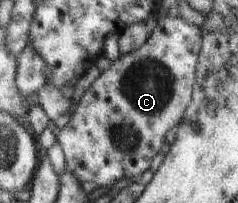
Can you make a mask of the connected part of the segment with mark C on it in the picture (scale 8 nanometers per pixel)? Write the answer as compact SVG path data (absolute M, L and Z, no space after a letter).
M167 16L161 23L155 26L153 33L150 34L149 38L138 48L138 51L128 53L127 55L120 54L117 59L111 61L110 67L108 67L106 71L101 71L100 76L95 79L91 86L81 96L78 107L76 107L76 111L72 113L72 117L70 117L67 125L58 131L58 135L55 135L58 145L60 145L62 151L64 151L65 167L76 179L78 179L78 181L90 181L91 183L100 185L100 187L108 187L108 185L114 185L114 183L122 181L122 179L135 179L135 181L137 181L144 171L156 165L166 148L164 138L166 133L170 131L170 129L176 129L177 125L183 121L186 109L188 109L192 101L197 59L201 48L201 33L201 27L190 25L190 23L184 21L184 18L181 16Z

